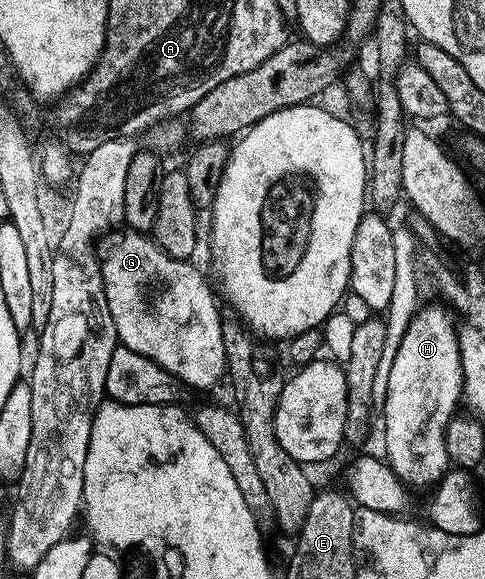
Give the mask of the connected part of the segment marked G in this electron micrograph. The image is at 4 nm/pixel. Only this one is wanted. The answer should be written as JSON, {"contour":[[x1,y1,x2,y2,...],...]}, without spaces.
{"contour":[[112,231,102,238,101,264,103,286,109,311,113,315,118,344,137,351,137,355,145,355,153,359,153,363,169,371,174,375,175,380,184,386,211,389,222,377,224,380,228,368,227,352,223,342,223,317,221,312,219,313,220,302,217,300,212,282,210,280,207,282,203,278,202,271,193,265,194,263,190,260,171,258,146,233]]}

